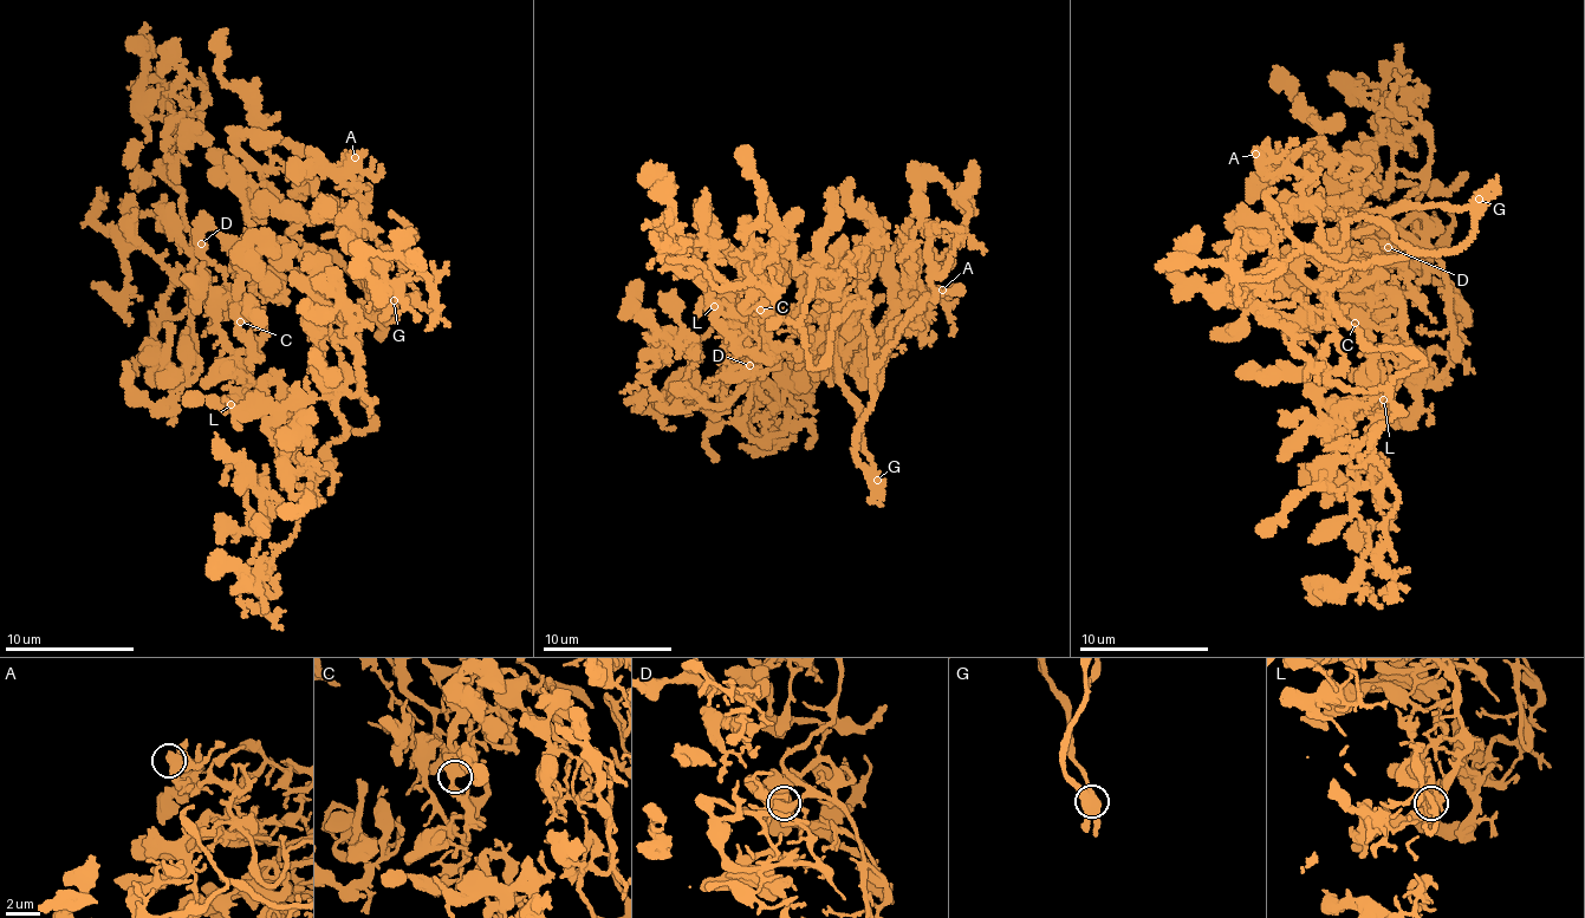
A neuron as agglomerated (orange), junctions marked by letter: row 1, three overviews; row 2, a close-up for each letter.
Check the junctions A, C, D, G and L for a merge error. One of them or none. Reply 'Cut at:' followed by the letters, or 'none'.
Cut at: none

